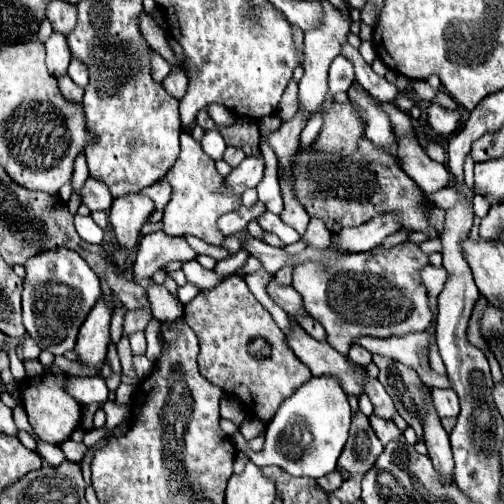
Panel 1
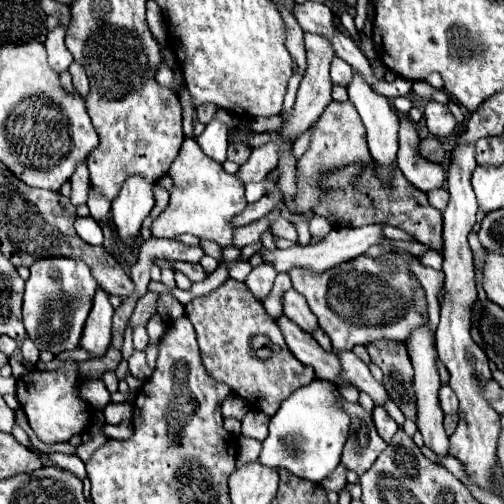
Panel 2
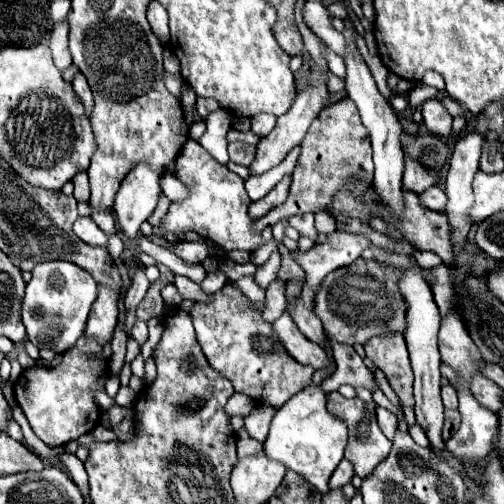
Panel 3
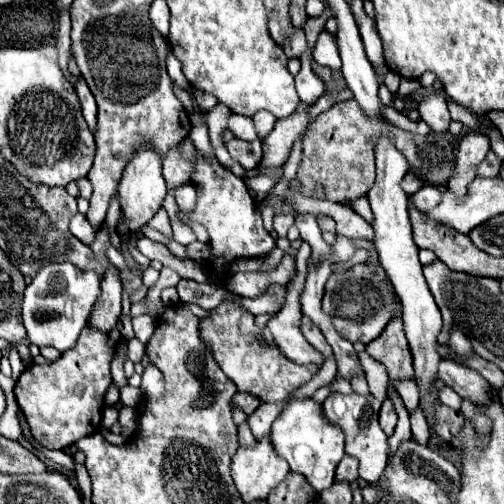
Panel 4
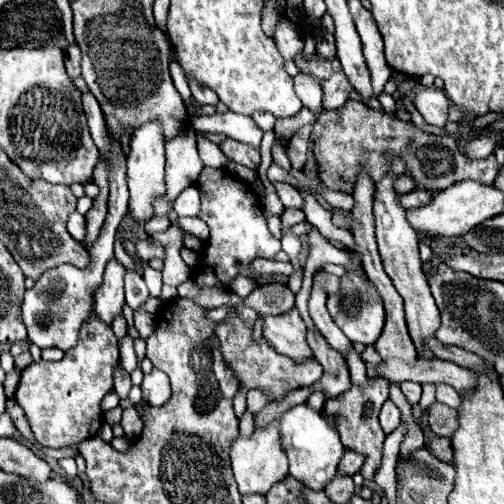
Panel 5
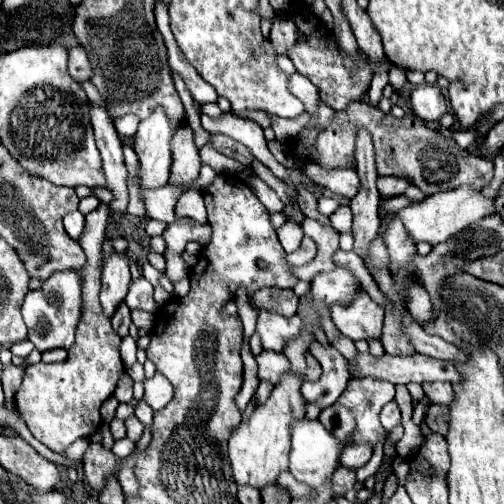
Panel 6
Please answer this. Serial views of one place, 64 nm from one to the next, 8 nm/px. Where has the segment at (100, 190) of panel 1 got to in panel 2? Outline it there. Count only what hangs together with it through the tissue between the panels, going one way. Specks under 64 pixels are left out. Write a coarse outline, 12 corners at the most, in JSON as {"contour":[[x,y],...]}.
{"contour":[[94,186],[88,192],[90,214],[108,224],[110,200]]}

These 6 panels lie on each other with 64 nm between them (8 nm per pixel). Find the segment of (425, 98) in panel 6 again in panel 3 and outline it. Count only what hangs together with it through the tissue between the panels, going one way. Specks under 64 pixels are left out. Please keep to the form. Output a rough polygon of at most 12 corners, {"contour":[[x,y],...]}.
{"contour":[[438,98],[422,104],[422,118],[434,136],[450,136],[452,116]]}

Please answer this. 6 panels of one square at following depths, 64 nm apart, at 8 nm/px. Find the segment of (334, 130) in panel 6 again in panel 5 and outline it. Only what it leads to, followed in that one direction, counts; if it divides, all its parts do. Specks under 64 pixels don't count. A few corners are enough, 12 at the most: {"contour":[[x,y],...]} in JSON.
{"contour":[[358,100],[320,112],[302,172],[340,192],[384,152],[418,188],[492,184],[494,156],[468,160],[452,136],[426,134]]}

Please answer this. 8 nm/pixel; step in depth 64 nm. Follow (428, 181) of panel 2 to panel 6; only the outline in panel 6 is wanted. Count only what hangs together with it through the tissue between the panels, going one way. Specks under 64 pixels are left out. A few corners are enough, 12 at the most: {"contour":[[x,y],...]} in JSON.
{"contour":[[398,176],[378,178],[382,196],[392,198],[404,194],[406,178]]}

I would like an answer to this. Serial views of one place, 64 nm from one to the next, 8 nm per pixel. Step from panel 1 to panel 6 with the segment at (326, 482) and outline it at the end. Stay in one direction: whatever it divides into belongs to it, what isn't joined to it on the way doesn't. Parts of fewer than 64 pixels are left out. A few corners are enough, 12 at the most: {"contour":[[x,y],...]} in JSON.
{"contour":[[368,444],[342,450],[340,466],[358,470],[372,456]]}

